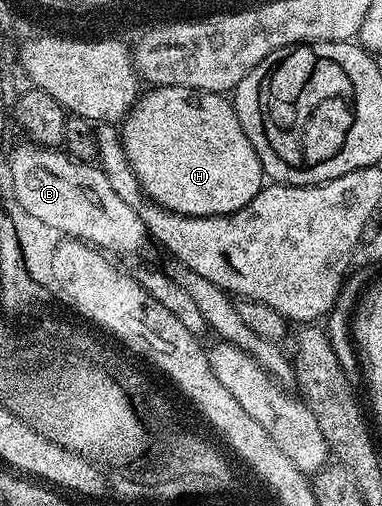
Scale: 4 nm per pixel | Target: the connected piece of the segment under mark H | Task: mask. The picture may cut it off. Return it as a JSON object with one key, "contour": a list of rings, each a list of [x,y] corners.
{"contour":[[[152,87],[135,101],[121,121],[123,150],[129,158],[143,193],[155,204],[182,216],[231,216],[241,210],[265,187],[263,167],[237,122],[234,103],[217,92],[200,92],[193,88]]]}

